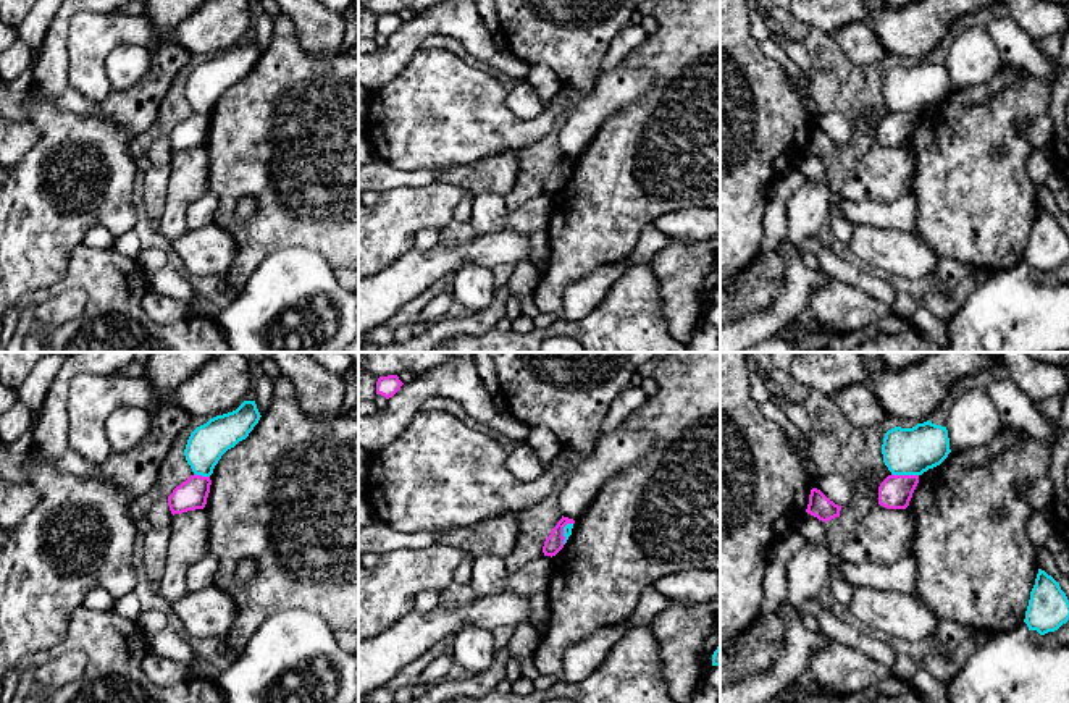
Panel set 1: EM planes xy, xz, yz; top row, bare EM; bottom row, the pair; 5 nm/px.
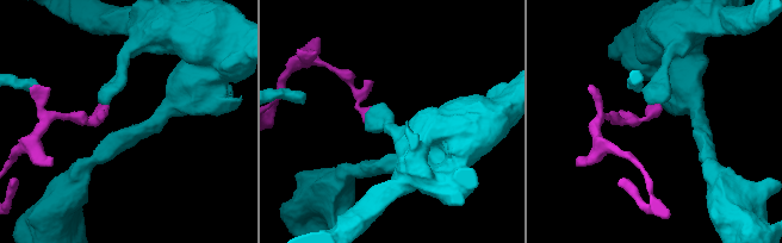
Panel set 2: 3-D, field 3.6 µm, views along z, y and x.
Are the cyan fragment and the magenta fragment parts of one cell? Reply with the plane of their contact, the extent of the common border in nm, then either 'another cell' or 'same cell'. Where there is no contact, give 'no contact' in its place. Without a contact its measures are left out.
yz | 140 nm | another cell

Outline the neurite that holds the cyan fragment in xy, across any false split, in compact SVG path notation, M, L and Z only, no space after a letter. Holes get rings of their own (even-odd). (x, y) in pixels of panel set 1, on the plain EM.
M244 39L236 48L216 53L197 65L184 87L192 110L210 115L221 94L245 78L260 55L255 39Z

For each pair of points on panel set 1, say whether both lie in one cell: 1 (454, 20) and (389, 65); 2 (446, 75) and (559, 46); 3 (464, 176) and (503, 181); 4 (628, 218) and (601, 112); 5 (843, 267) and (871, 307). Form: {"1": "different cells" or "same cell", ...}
{"1": "same cell", "2": "different cells", "3": "same cell", "4": "different cells", "5": "different cells"}

